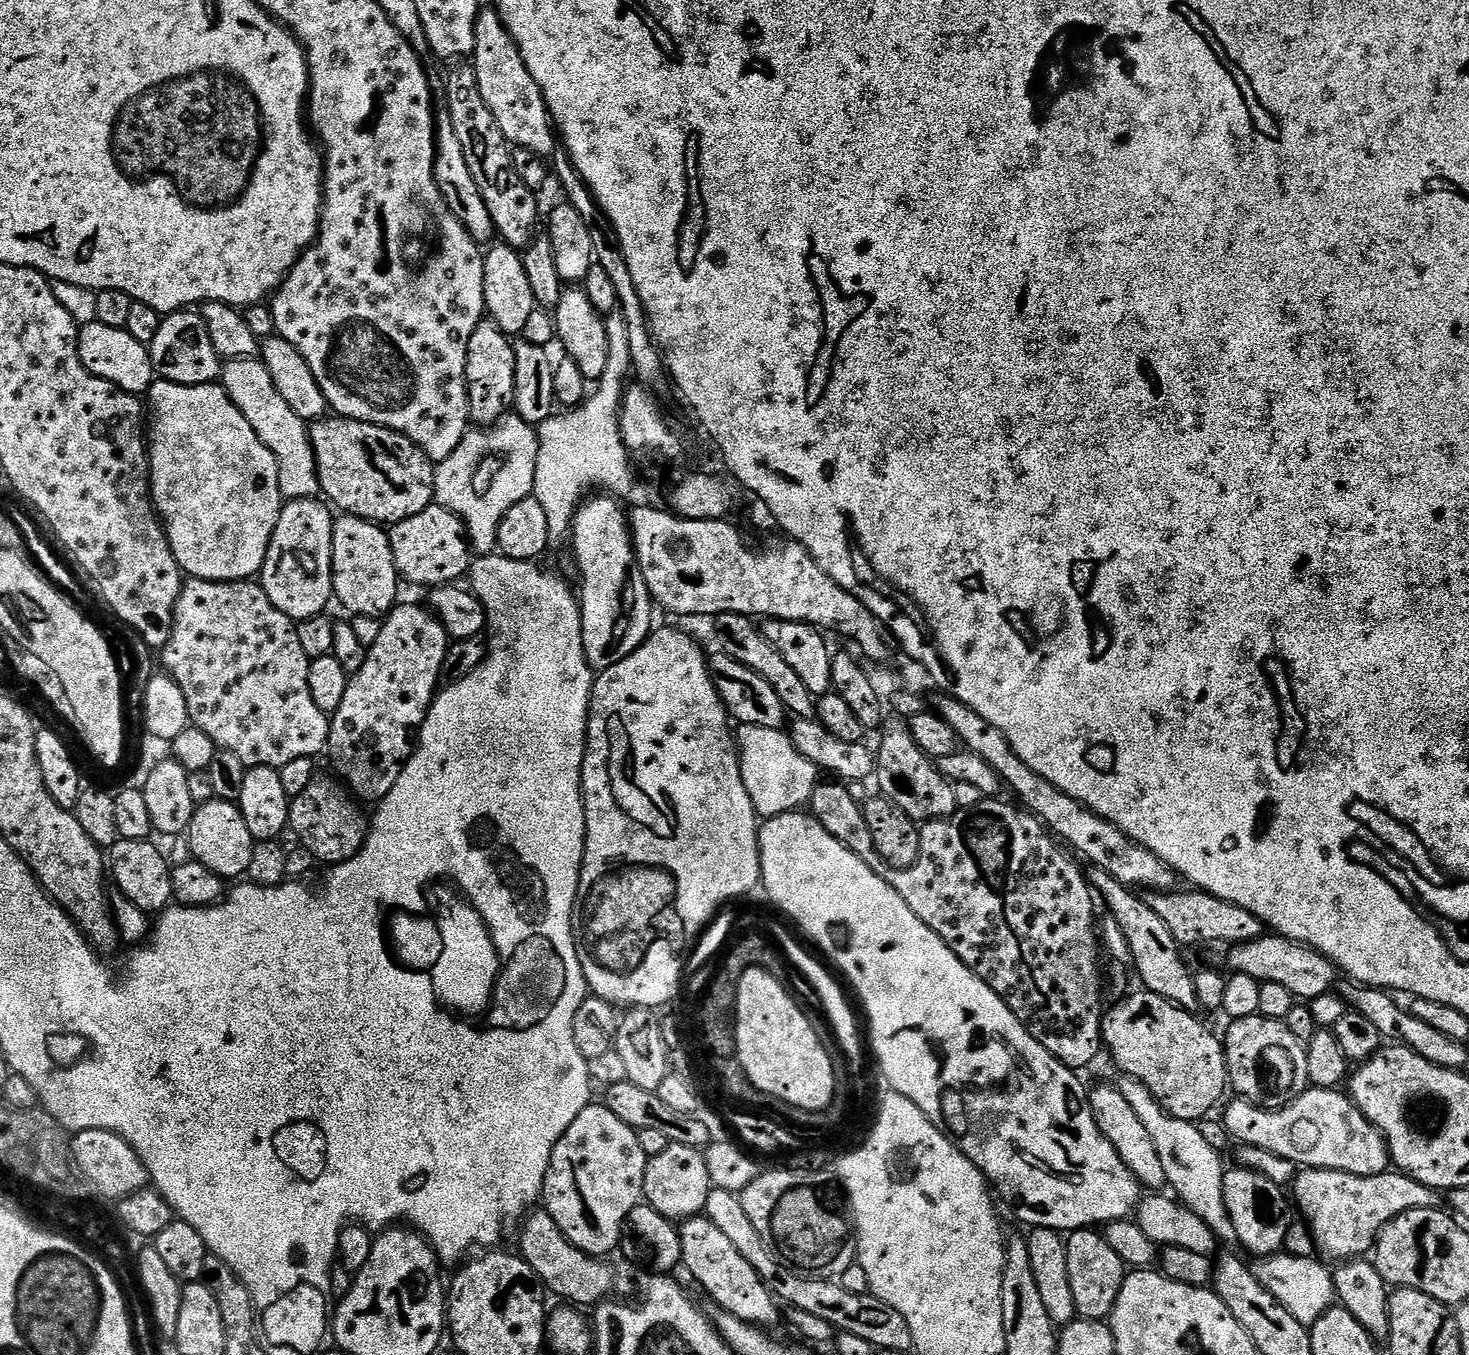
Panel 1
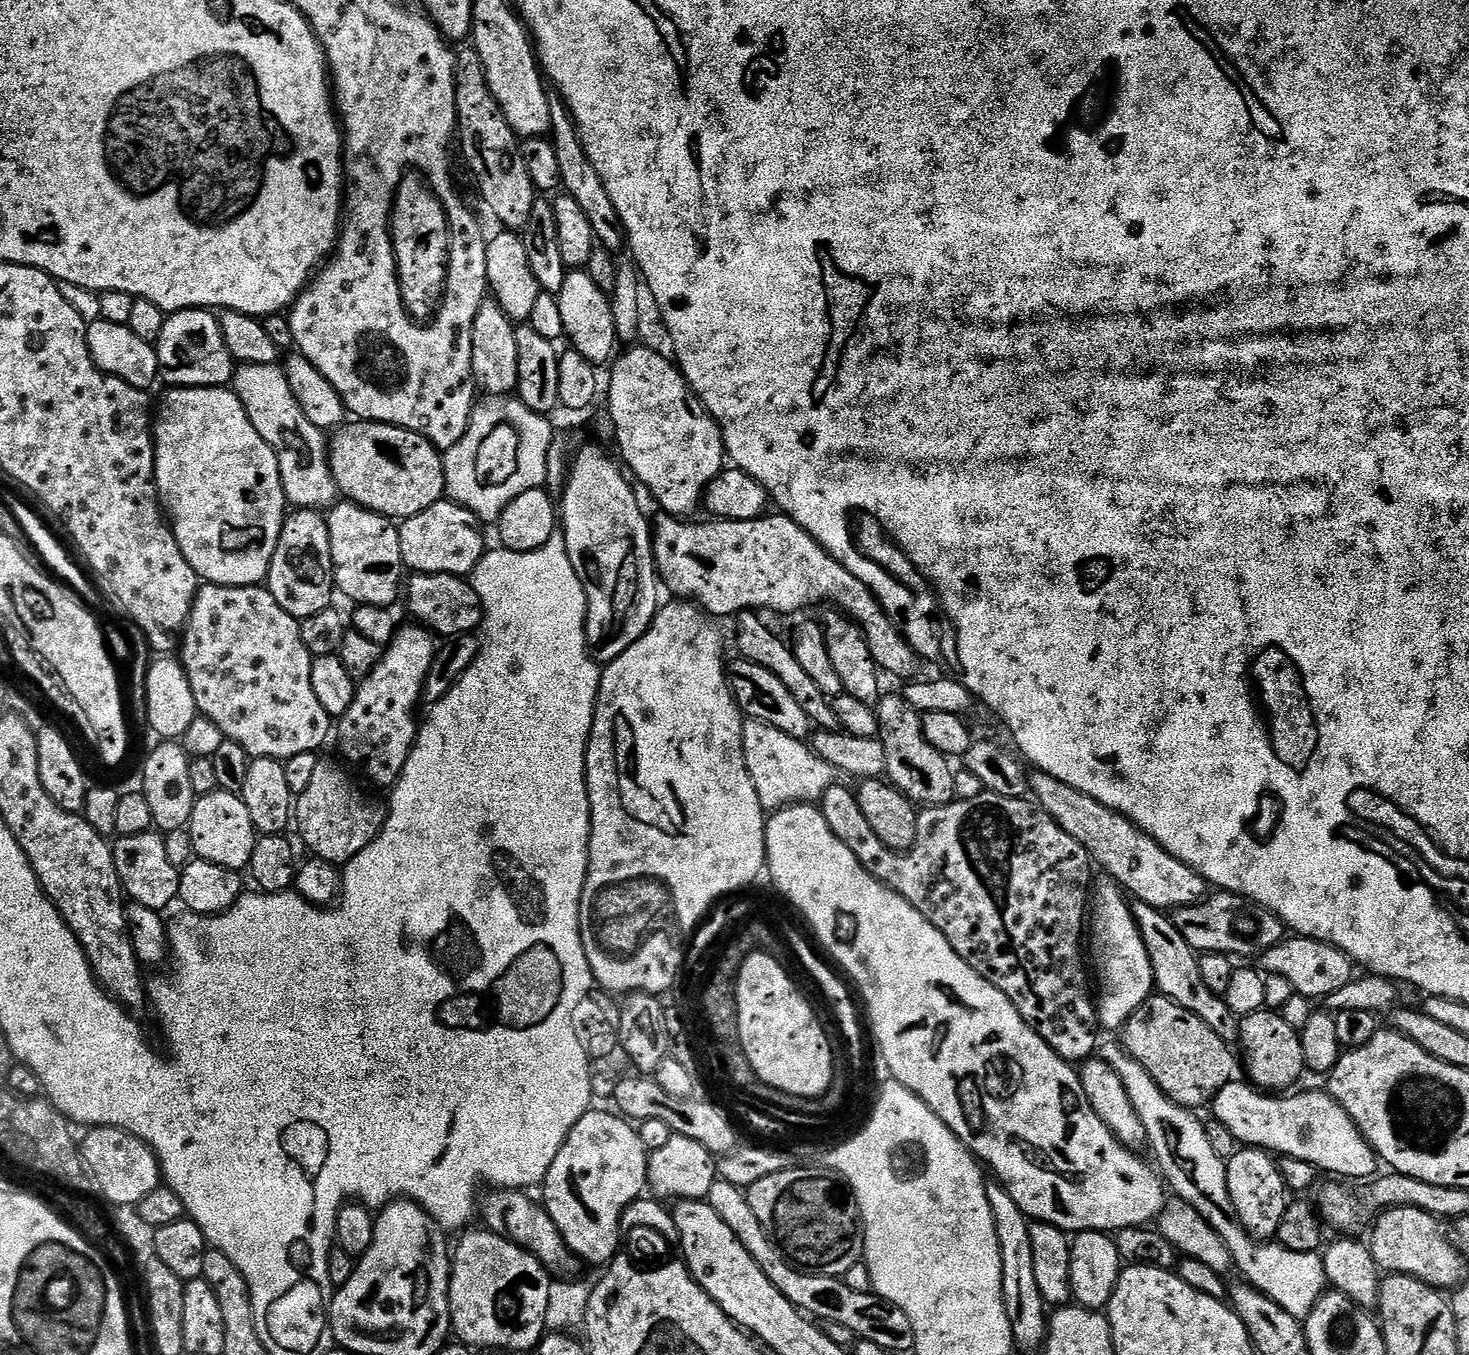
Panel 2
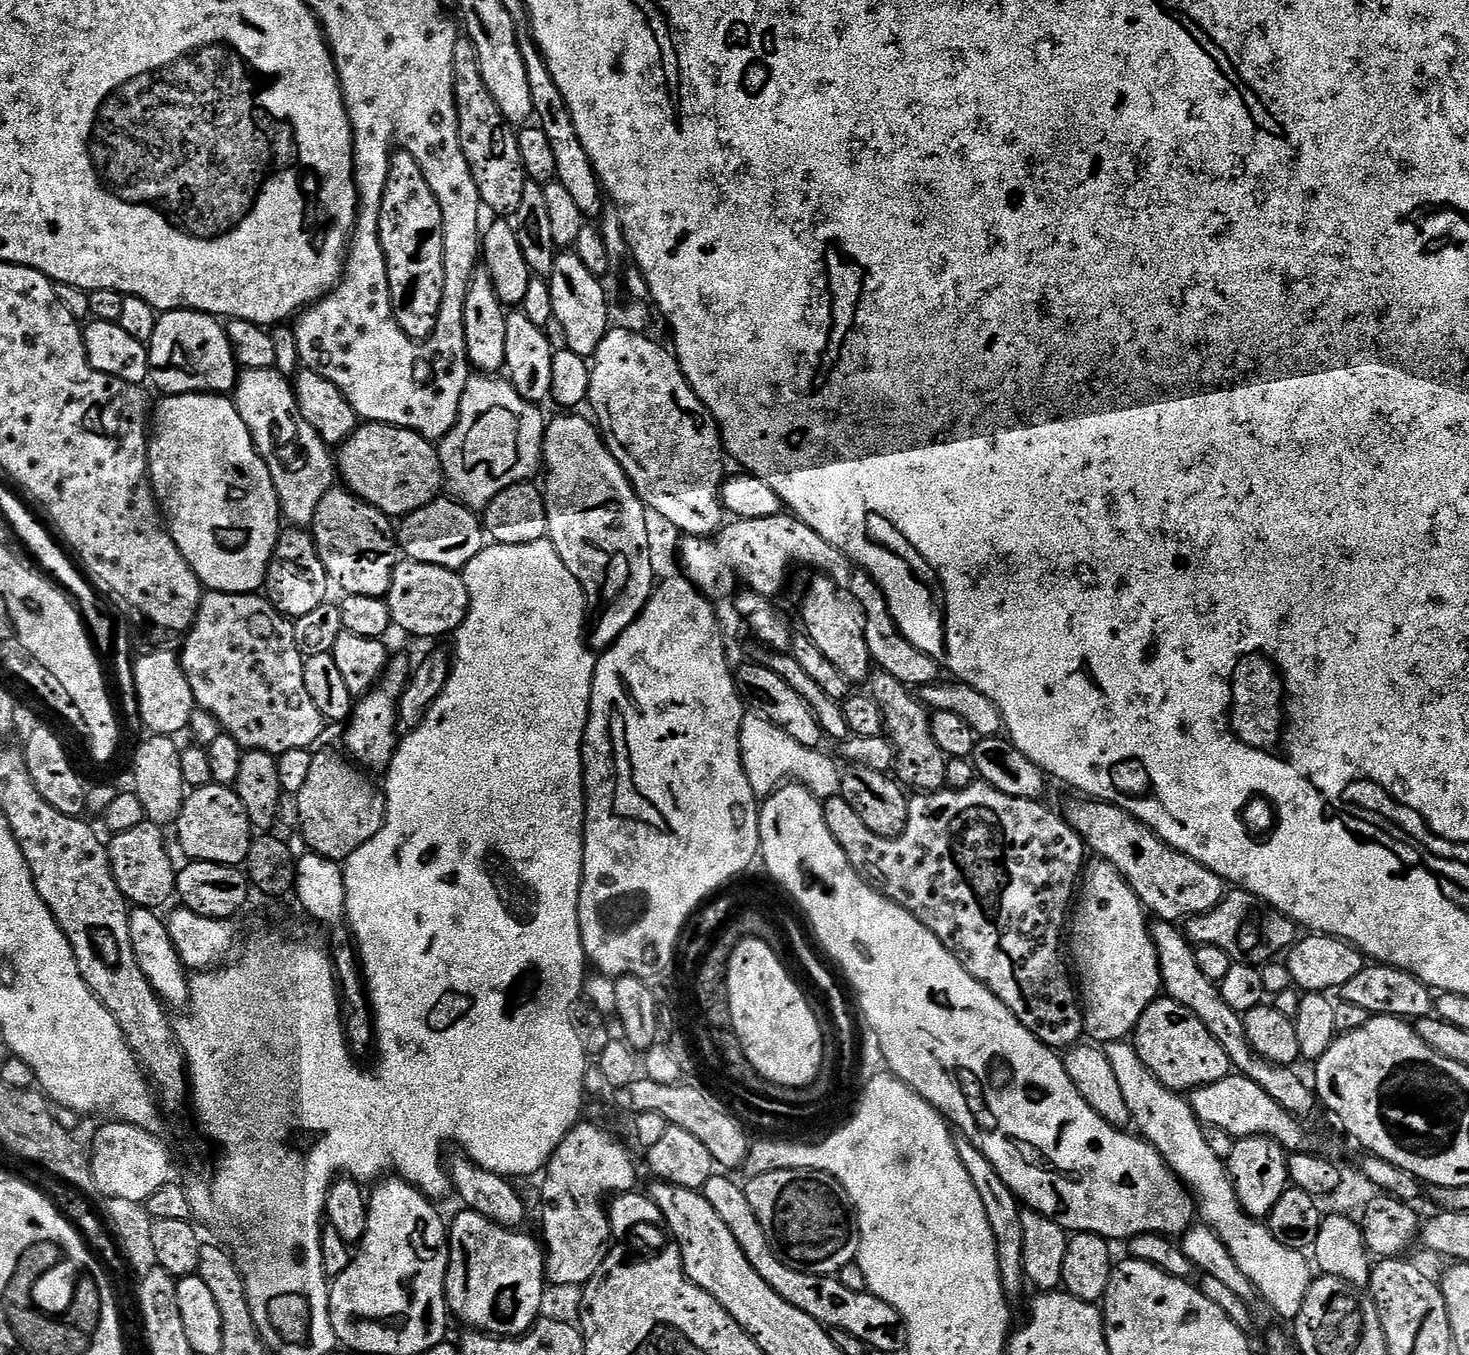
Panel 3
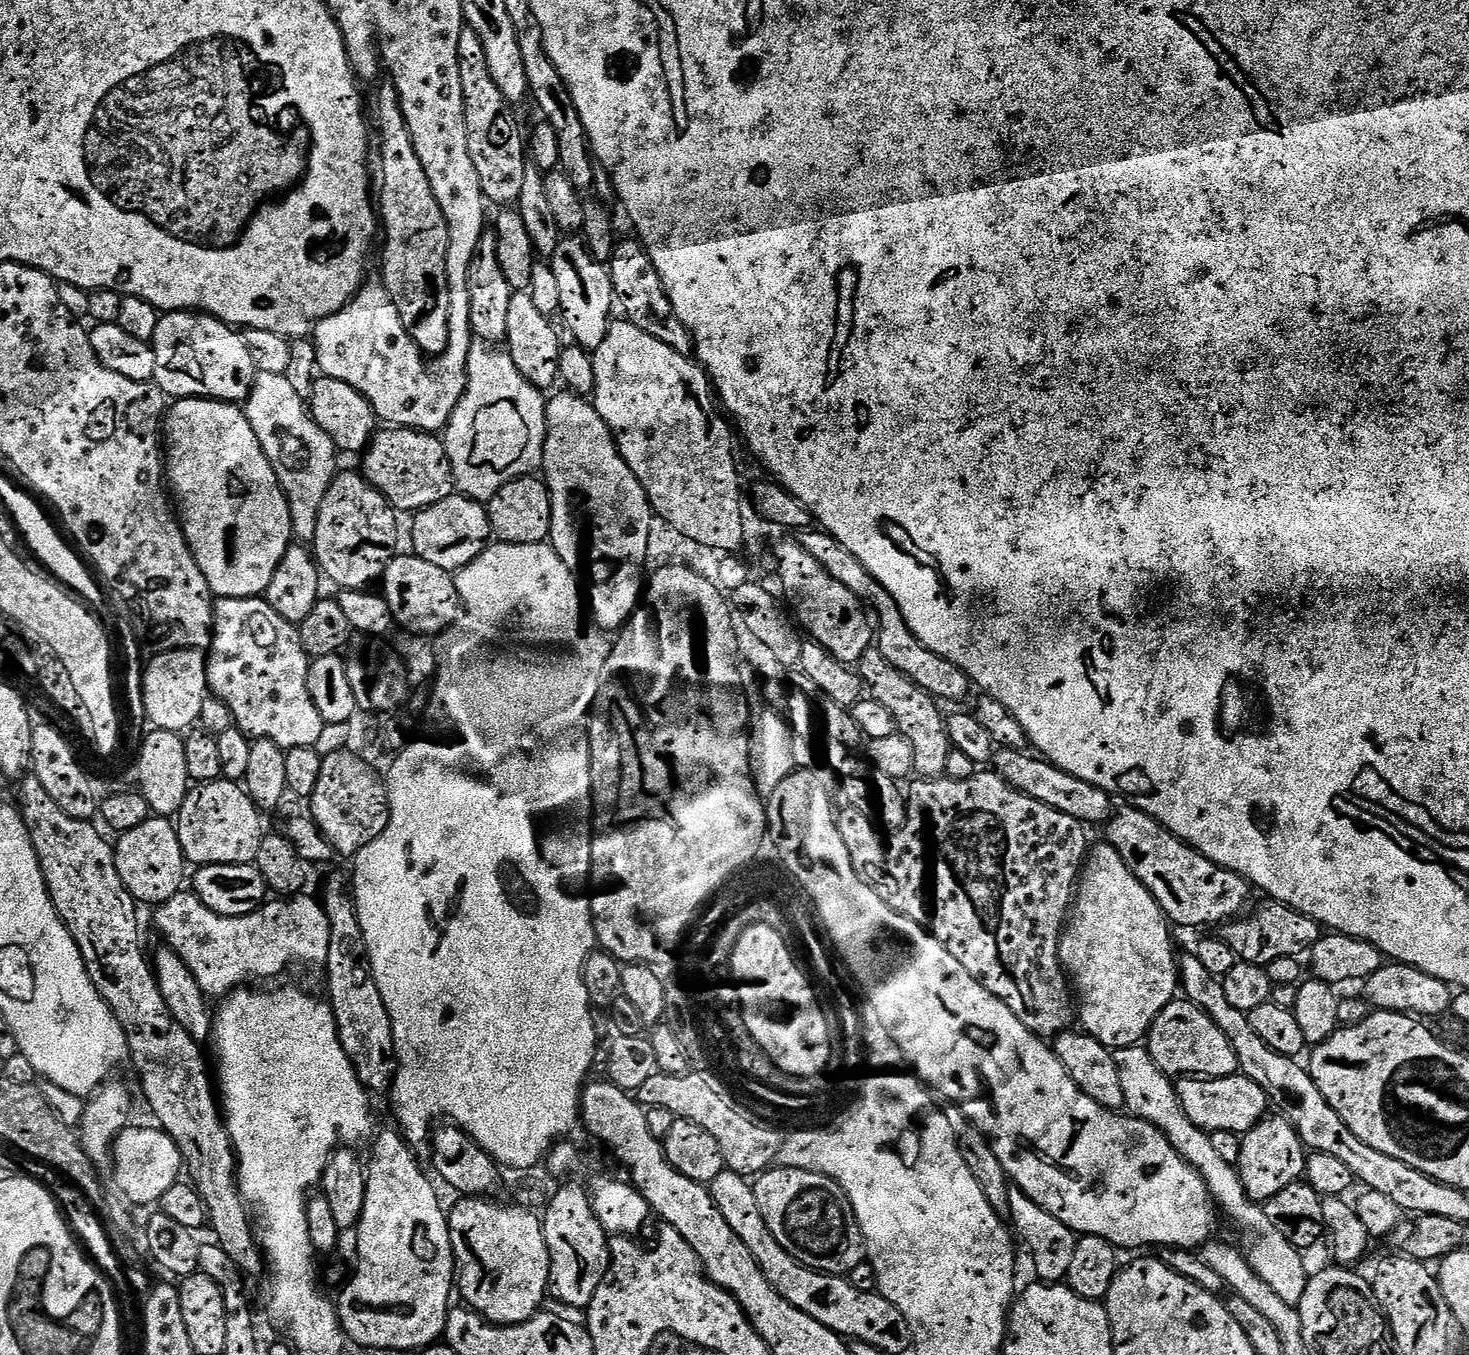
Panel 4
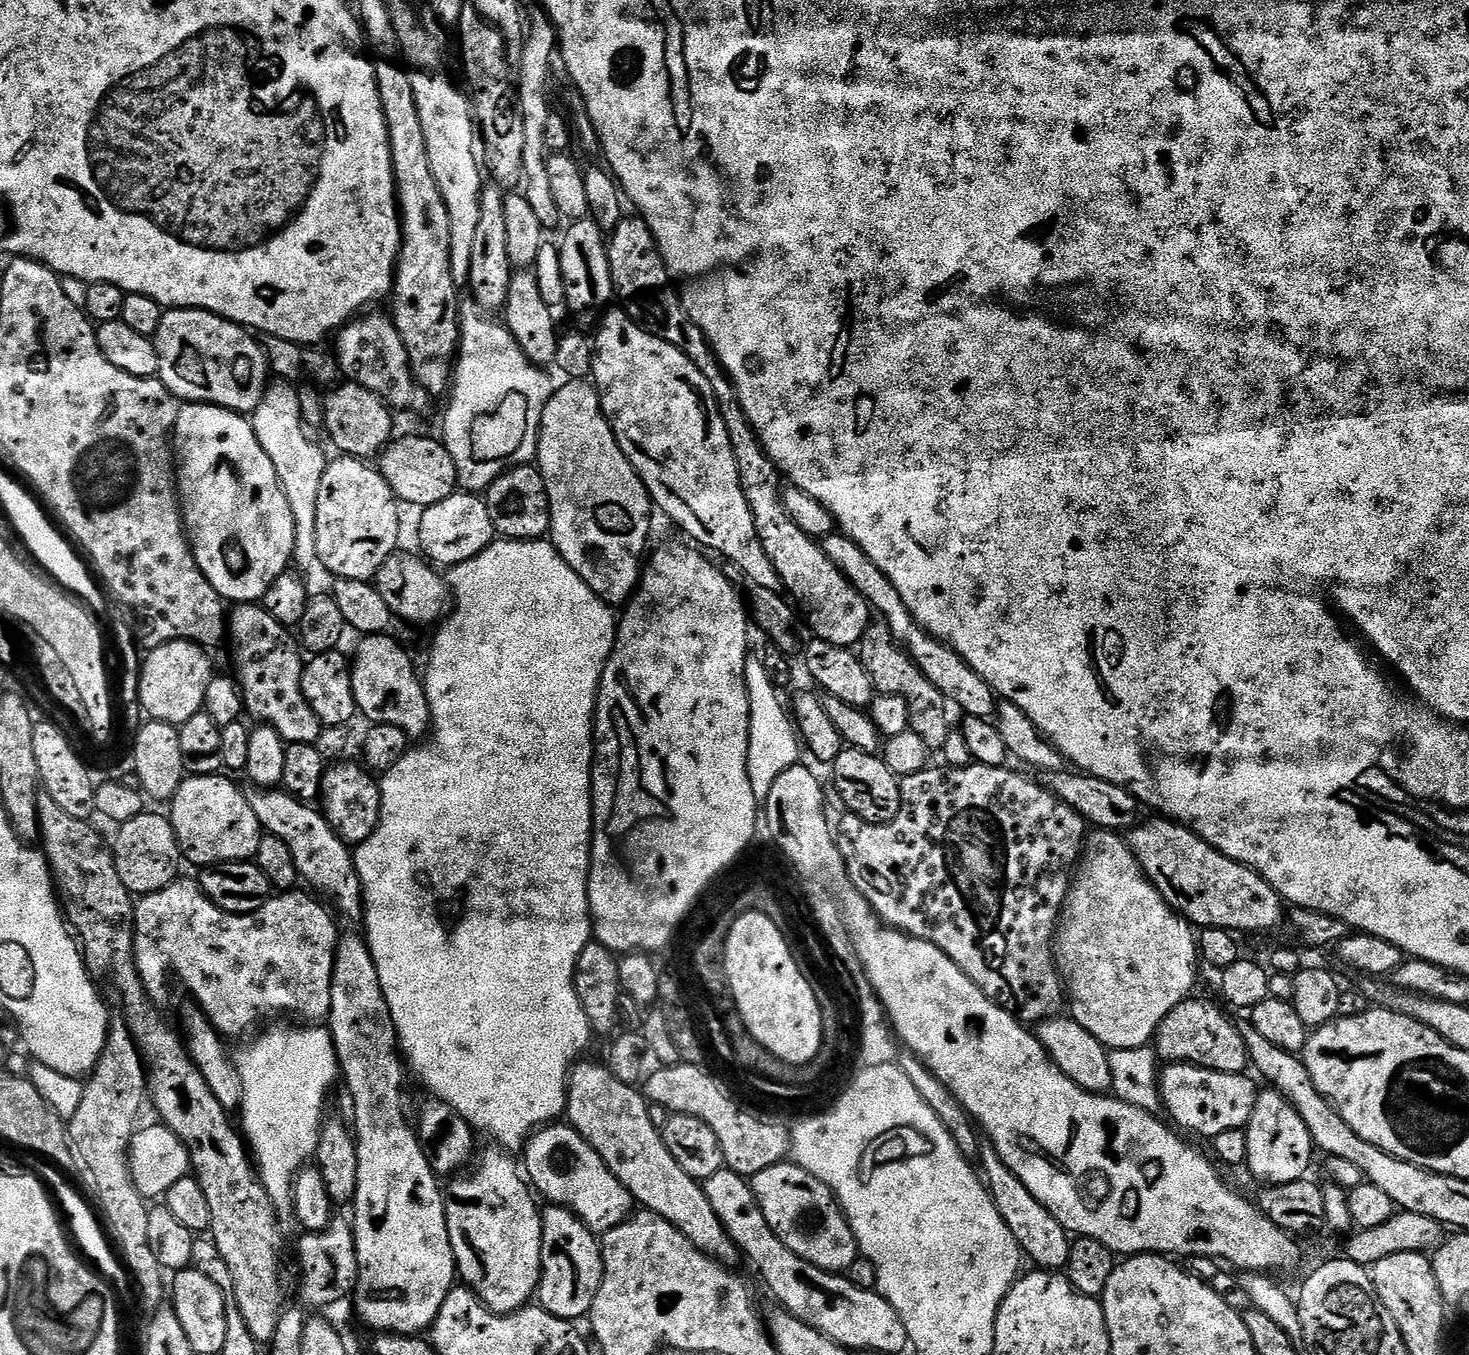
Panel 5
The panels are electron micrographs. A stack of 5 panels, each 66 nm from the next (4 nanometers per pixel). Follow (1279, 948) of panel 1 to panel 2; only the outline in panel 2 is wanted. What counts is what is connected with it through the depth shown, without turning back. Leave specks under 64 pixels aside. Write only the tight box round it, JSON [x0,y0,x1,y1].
[1262,935,1354,1001]

